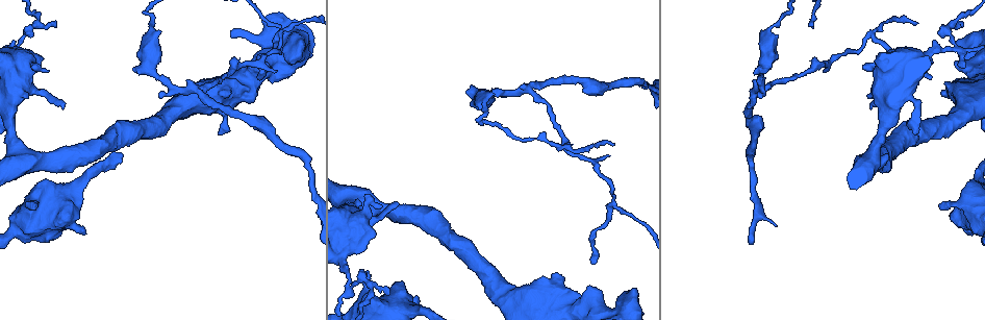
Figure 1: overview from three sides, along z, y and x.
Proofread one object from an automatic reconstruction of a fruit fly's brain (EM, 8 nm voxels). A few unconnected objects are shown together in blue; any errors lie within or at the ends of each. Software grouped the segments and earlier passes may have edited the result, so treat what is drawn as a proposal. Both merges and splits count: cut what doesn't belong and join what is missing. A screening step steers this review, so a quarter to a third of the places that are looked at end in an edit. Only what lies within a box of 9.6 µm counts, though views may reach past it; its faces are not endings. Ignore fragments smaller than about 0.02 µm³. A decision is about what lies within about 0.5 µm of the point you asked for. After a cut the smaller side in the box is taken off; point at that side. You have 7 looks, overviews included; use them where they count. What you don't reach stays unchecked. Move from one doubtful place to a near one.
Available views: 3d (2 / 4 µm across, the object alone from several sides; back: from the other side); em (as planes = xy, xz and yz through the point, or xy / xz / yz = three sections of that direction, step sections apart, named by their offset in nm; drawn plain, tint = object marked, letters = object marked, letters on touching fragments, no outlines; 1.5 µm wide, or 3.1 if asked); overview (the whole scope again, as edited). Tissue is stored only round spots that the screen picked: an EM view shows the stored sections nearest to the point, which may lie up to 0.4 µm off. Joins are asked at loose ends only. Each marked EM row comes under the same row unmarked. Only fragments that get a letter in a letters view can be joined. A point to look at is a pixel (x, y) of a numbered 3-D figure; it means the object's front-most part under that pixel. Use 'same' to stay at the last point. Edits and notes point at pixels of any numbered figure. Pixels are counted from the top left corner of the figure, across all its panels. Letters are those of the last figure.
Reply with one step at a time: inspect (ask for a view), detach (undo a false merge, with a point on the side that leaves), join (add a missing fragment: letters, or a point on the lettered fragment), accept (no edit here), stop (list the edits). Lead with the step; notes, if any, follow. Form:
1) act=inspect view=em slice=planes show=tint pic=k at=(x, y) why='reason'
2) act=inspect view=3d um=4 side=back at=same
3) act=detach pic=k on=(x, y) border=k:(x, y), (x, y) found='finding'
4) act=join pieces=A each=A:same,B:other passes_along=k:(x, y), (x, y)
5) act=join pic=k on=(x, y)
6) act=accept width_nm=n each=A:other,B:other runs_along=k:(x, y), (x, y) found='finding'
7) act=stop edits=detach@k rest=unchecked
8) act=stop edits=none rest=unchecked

act=inspect view=3d um=4 pic=1 at=(869, 108) why='free end'

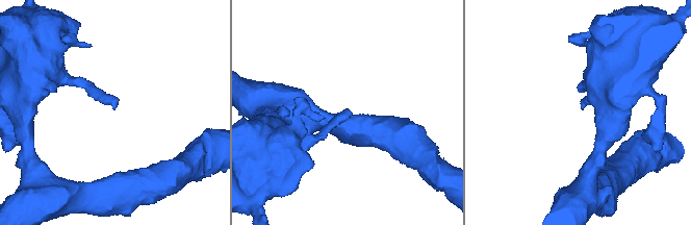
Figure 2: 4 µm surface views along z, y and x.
act=inspect view=em slice=planes show=letters pic=2 at=(347, 111)

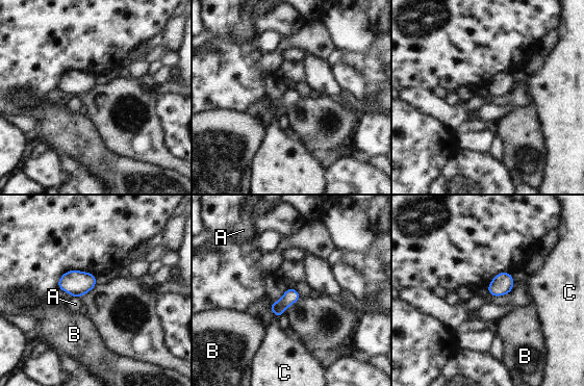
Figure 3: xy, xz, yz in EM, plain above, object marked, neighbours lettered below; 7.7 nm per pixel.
act=accept width_nm=110 each=A:other,B:other,C:other border=3:(74, 297), (79, 298) found='no lettered fragment goes on from it'

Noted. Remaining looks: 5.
act=inspect view=em slice=planes show=letters pic=1 at=(34, 209) why='an open end'

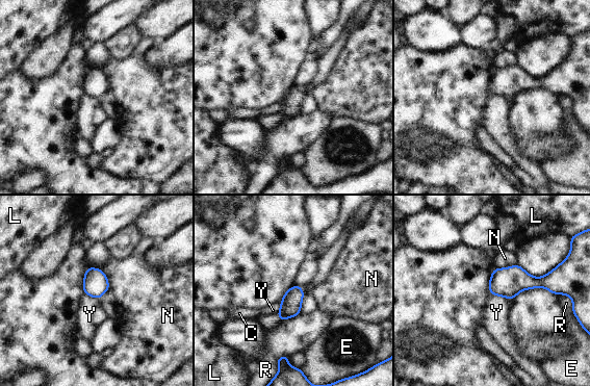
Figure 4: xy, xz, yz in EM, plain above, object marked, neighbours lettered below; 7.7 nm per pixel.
act=accept width_nm=160 each=C:other,E:other,L:other,N:other,R:other,Y:other border=4:(490, 293), (506, 297), (509, 300) found='none of them fits'

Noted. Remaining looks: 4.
act=inspect view=3d um=2 side=back pic=1 at=(963, 25) why='tapers out'

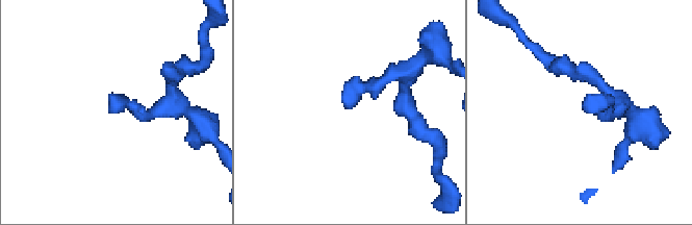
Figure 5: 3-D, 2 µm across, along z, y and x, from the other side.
act=inspect view=em slice=yz step=4 show=tint pic=5 at=(116, 108) why='now the EM'

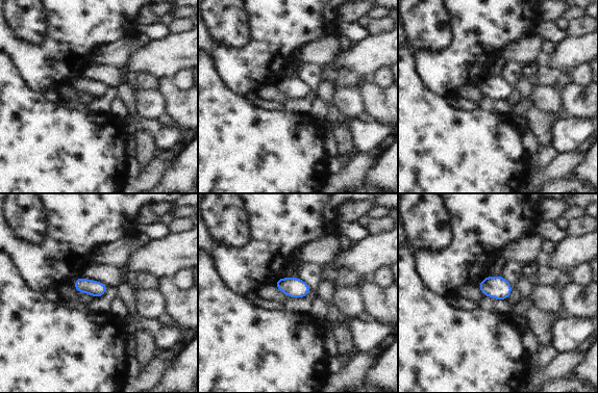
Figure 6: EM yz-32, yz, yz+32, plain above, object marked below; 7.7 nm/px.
act=inspect view=em slice=planes show=letters at=same why='another direction'

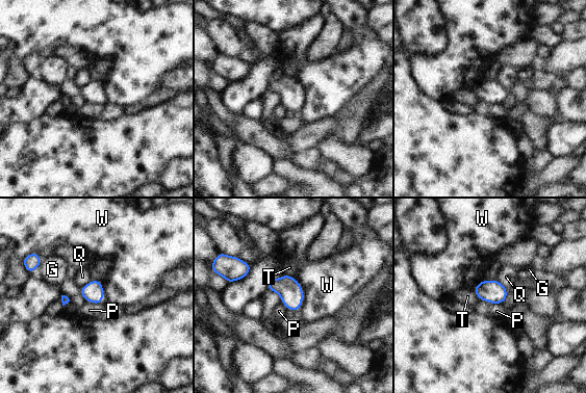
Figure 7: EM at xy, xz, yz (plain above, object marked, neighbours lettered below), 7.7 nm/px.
act=accept each=G:other,P:other,Q:other,T:other,W:other border=7:(481, 298), (501, 304) found='no lettered fragment goes on from it'

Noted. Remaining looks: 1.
act=stop edits=none rest=unchecked

